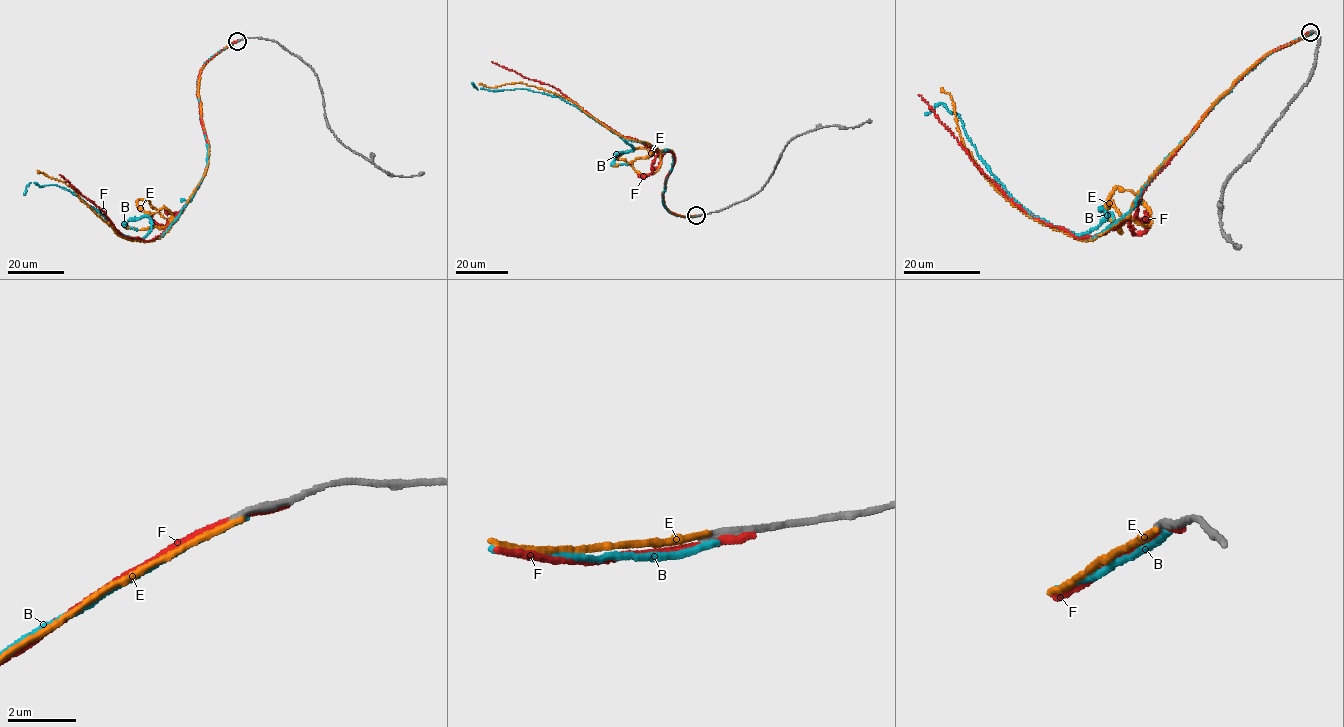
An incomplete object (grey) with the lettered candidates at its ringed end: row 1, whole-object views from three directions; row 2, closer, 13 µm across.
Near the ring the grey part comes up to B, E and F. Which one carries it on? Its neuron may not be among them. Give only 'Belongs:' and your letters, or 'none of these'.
Belongs: none of these

